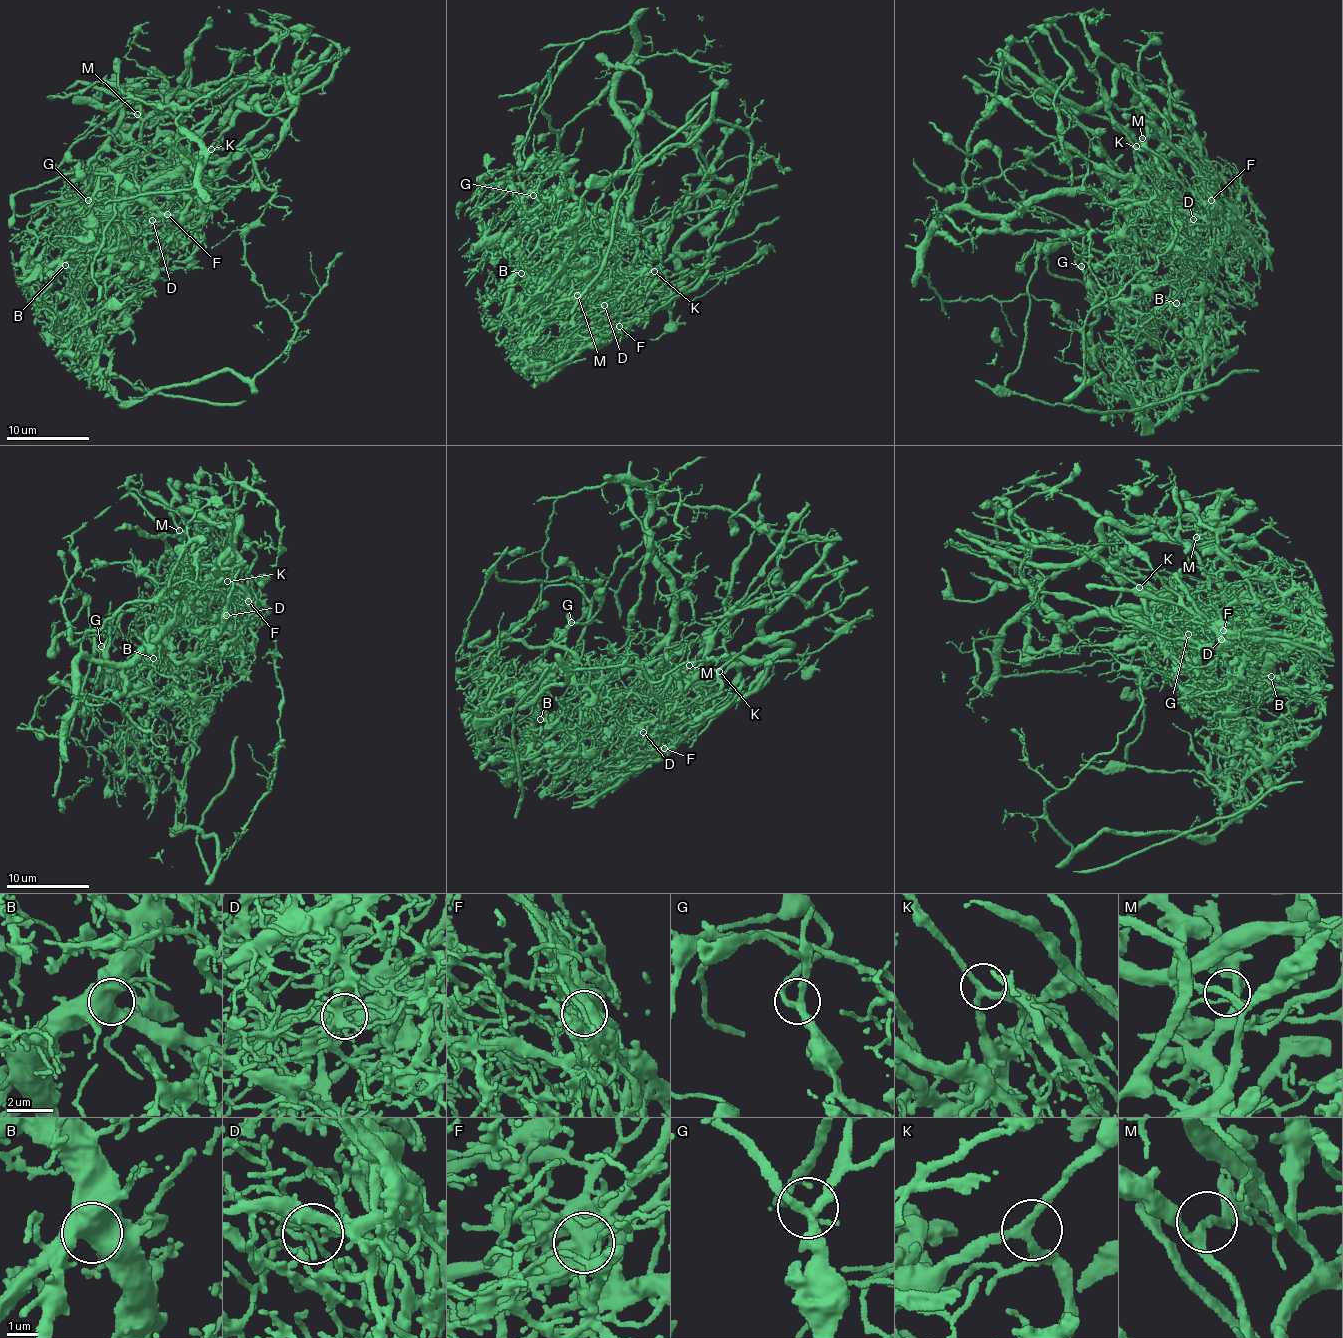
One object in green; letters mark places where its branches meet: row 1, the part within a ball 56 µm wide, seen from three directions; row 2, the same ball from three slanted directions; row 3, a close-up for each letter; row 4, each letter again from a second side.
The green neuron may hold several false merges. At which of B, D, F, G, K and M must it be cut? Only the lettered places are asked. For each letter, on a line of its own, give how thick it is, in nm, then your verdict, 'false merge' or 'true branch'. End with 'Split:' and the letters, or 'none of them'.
B: 600 nm thick; true branch
D: 120 nm thick; false merge
F: 600 nm thick; false merge
G: 280 nm thick; true branch
K: 240 nm thick; true branch
M: 200 nm thick; false merge
Split: D, F, M

